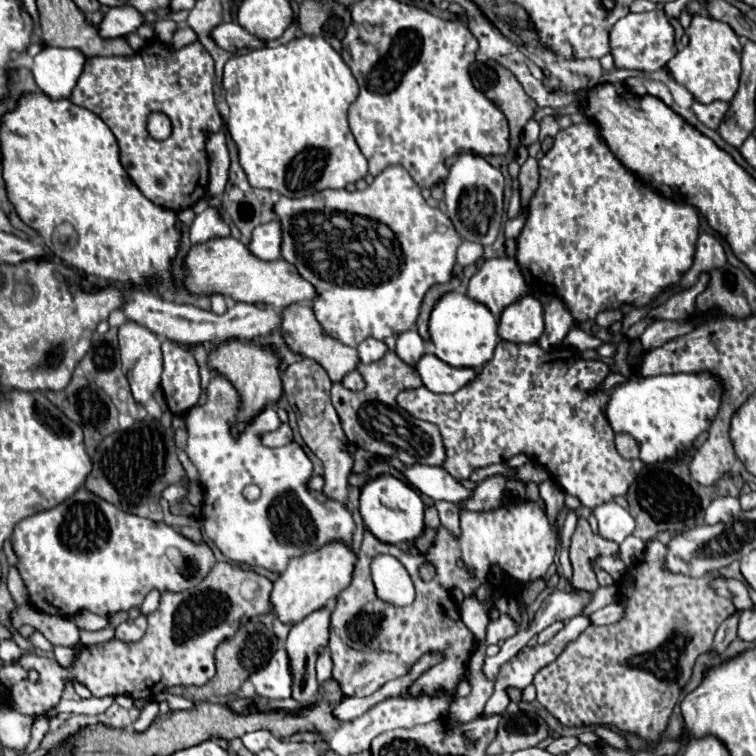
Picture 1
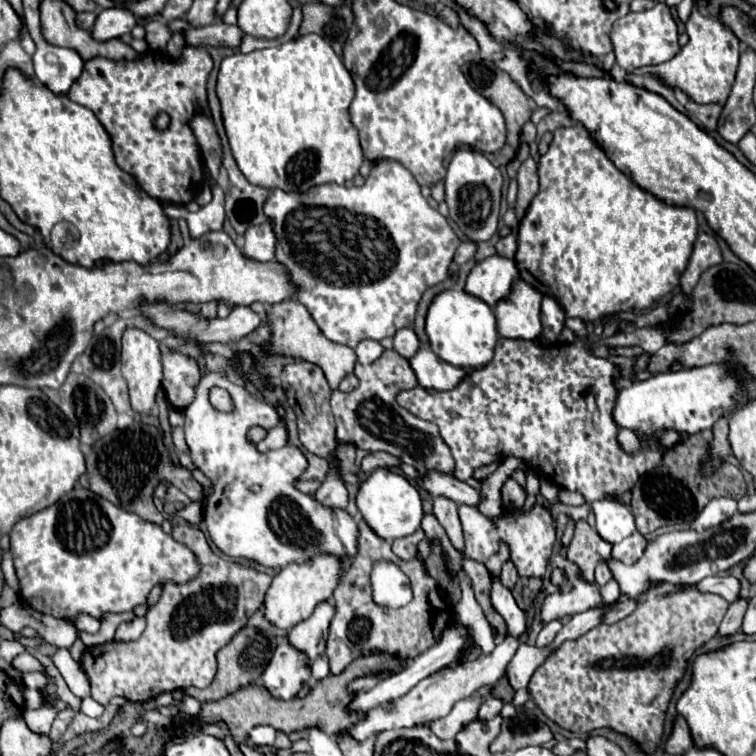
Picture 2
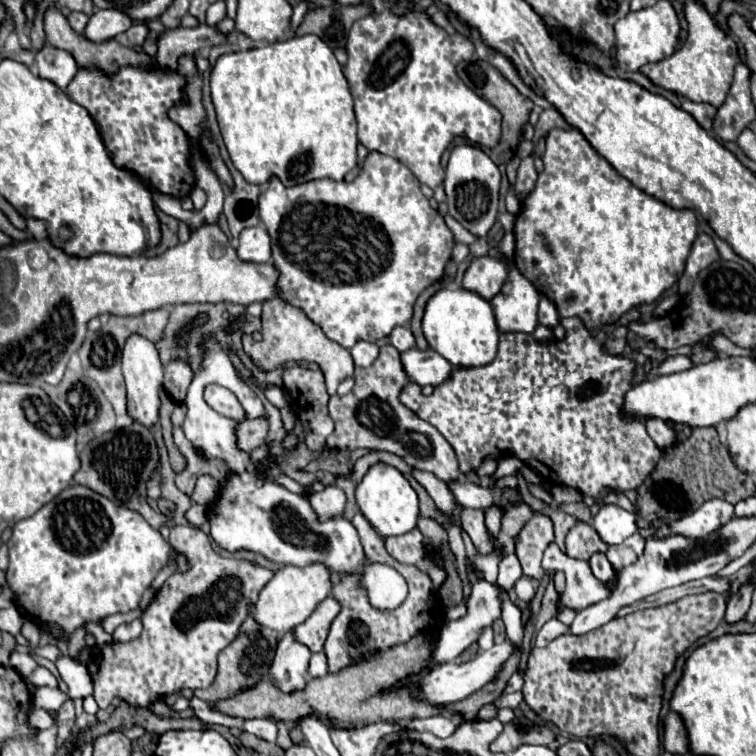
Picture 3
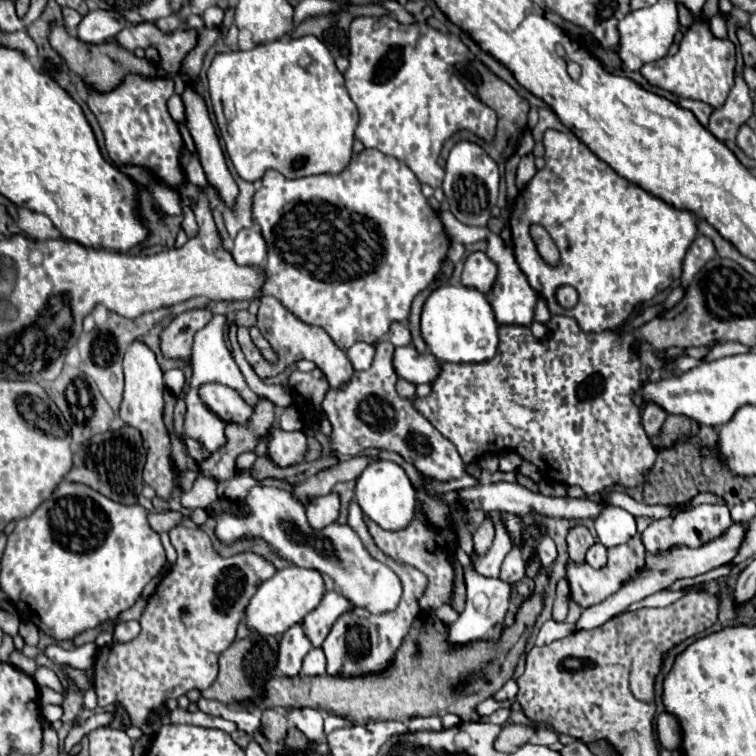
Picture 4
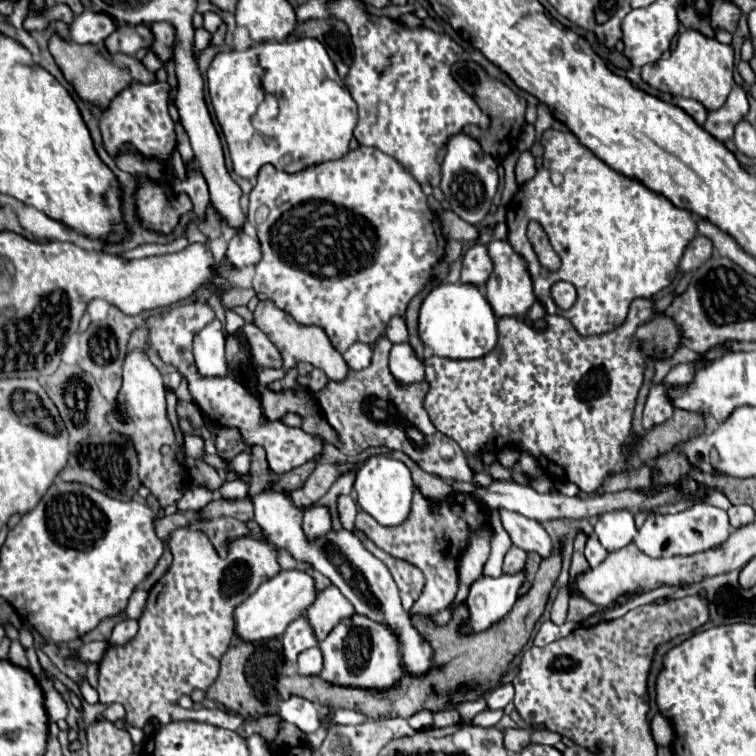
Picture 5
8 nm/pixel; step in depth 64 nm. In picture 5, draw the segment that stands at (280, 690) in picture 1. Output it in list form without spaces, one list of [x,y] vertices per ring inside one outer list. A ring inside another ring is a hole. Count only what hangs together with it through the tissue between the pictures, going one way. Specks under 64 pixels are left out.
[[[300,616],[286,628],[284,638],[282,638],[286,664],[296,664],[296,656],[300,652],[304,652],[304,648],[312,648],[316,644],[318,644],[318,640],[314,636],[314,630],[310,628],[308,620],[304,616]]]

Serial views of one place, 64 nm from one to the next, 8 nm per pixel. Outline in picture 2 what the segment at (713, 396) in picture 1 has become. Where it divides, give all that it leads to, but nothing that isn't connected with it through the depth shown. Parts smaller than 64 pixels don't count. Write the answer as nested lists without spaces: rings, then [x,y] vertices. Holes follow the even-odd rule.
[[[722,364],[654,374],[648,380],[634,382],[618,392],[614,404],[614,422],[618,424],[618,428],[632,430],[638,438],[652,436],[652,440],[658,444],[656,432],[674,430],[680,436],[692,436],[696,432],[712,428],[722,414],[730,414],[732,410],[742,406],[744,396],[746,392],[738,376],[728,372]]]

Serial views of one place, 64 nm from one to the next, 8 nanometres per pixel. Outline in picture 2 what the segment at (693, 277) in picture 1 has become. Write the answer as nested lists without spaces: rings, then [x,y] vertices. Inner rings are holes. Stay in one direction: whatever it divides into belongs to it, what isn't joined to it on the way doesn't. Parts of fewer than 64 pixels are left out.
[[[700,232],[696,242],[694,242],[694,252],[690,256],[690,264],[688,264],[688,268],[684,270],[684,274],[680,278],[682,292],[690,294],[694,290],[696,282],[700,280],[700,274],[706,272],[708,268],[720,264],[722,260],[724,258],[722,258],[722,252],[720,252],[720,246],[718,246],[716,238],[710,236],[710,234]]]

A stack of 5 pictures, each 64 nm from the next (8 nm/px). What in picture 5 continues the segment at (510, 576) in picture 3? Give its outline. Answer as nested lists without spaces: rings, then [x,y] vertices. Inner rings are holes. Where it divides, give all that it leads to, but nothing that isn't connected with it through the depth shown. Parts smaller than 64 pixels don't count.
[[[512,546],[504,558],[504,574],[520,572],[520,568],[524,568],[524,564],[526,564],[526,552]]]

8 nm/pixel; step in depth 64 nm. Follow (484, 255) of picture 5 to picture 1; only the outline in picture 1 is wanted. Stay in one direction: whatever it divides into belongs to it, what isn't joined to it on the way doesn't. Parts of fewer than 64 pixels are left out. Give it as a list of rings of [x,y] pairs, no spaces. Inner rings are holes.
[[[490,258],[472,276],[468,284],[468,296],[488,306],[488,310],[500,318],[500,312],[520,300],[520,296],[532,294],[514,258]]]

